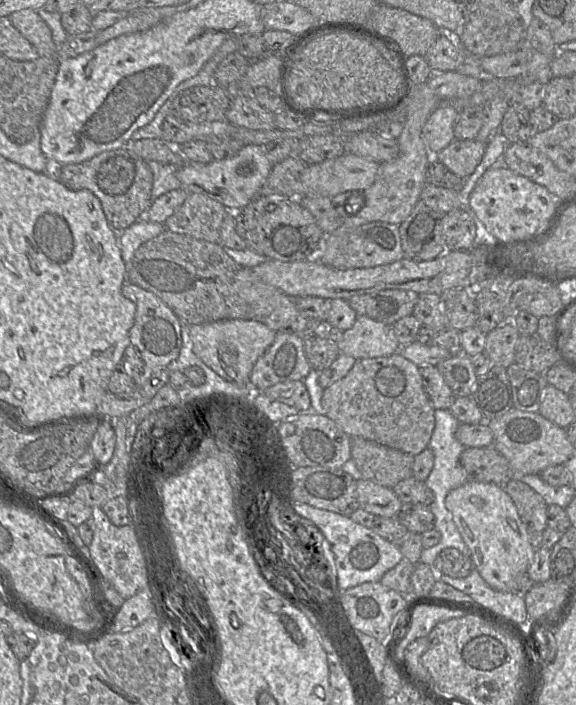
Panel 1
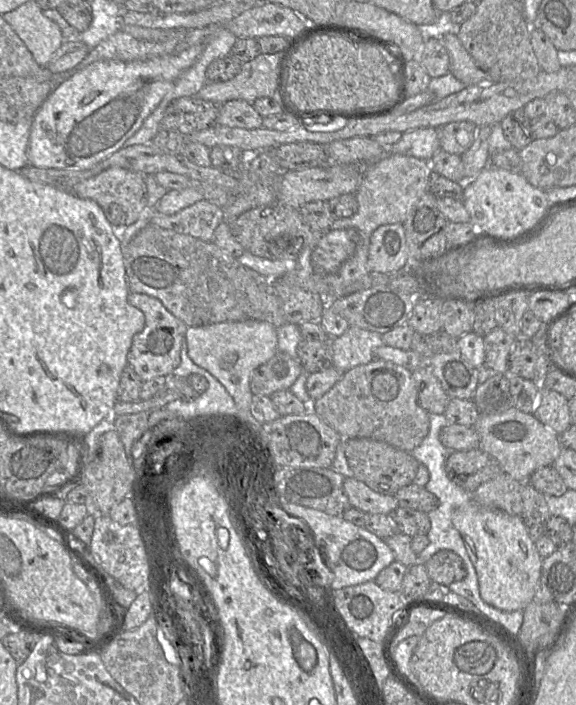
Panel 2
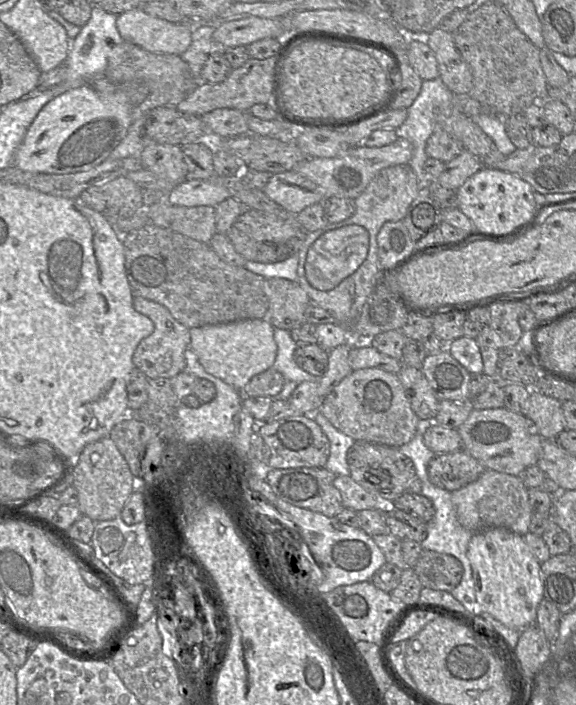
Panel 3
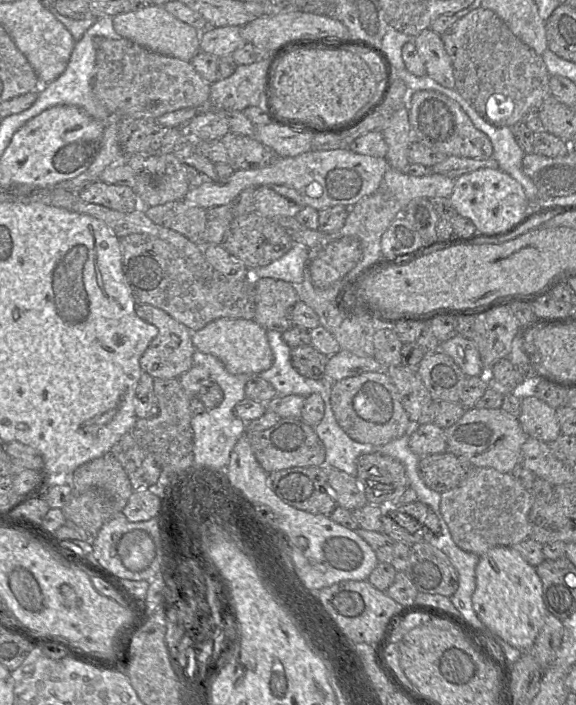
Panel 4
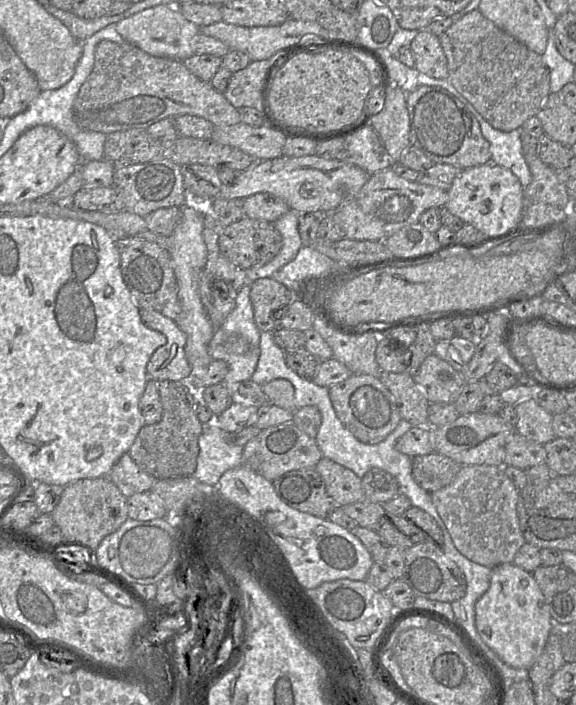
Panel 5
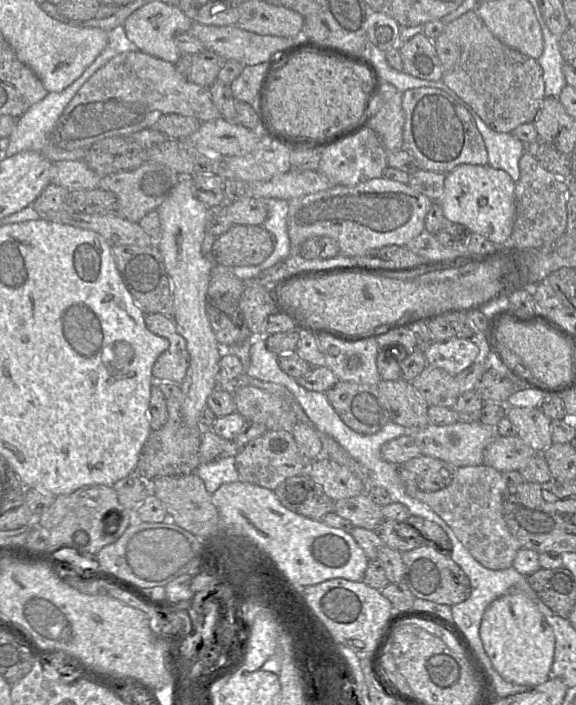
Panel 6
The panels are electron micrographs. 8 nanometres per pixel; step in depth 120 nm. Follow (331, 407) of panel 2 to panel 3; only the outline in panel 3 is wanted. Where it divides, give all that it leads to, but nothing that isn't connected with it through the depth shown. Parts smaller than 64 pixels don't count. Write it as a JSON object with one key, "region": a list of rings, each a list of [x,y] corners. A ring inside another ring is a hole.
{"region":[[[378,368],[352,371],[325,397],[319,411],[355,441],[401,447],[416,435],[419,418],[411,408],[398,374]]]}

